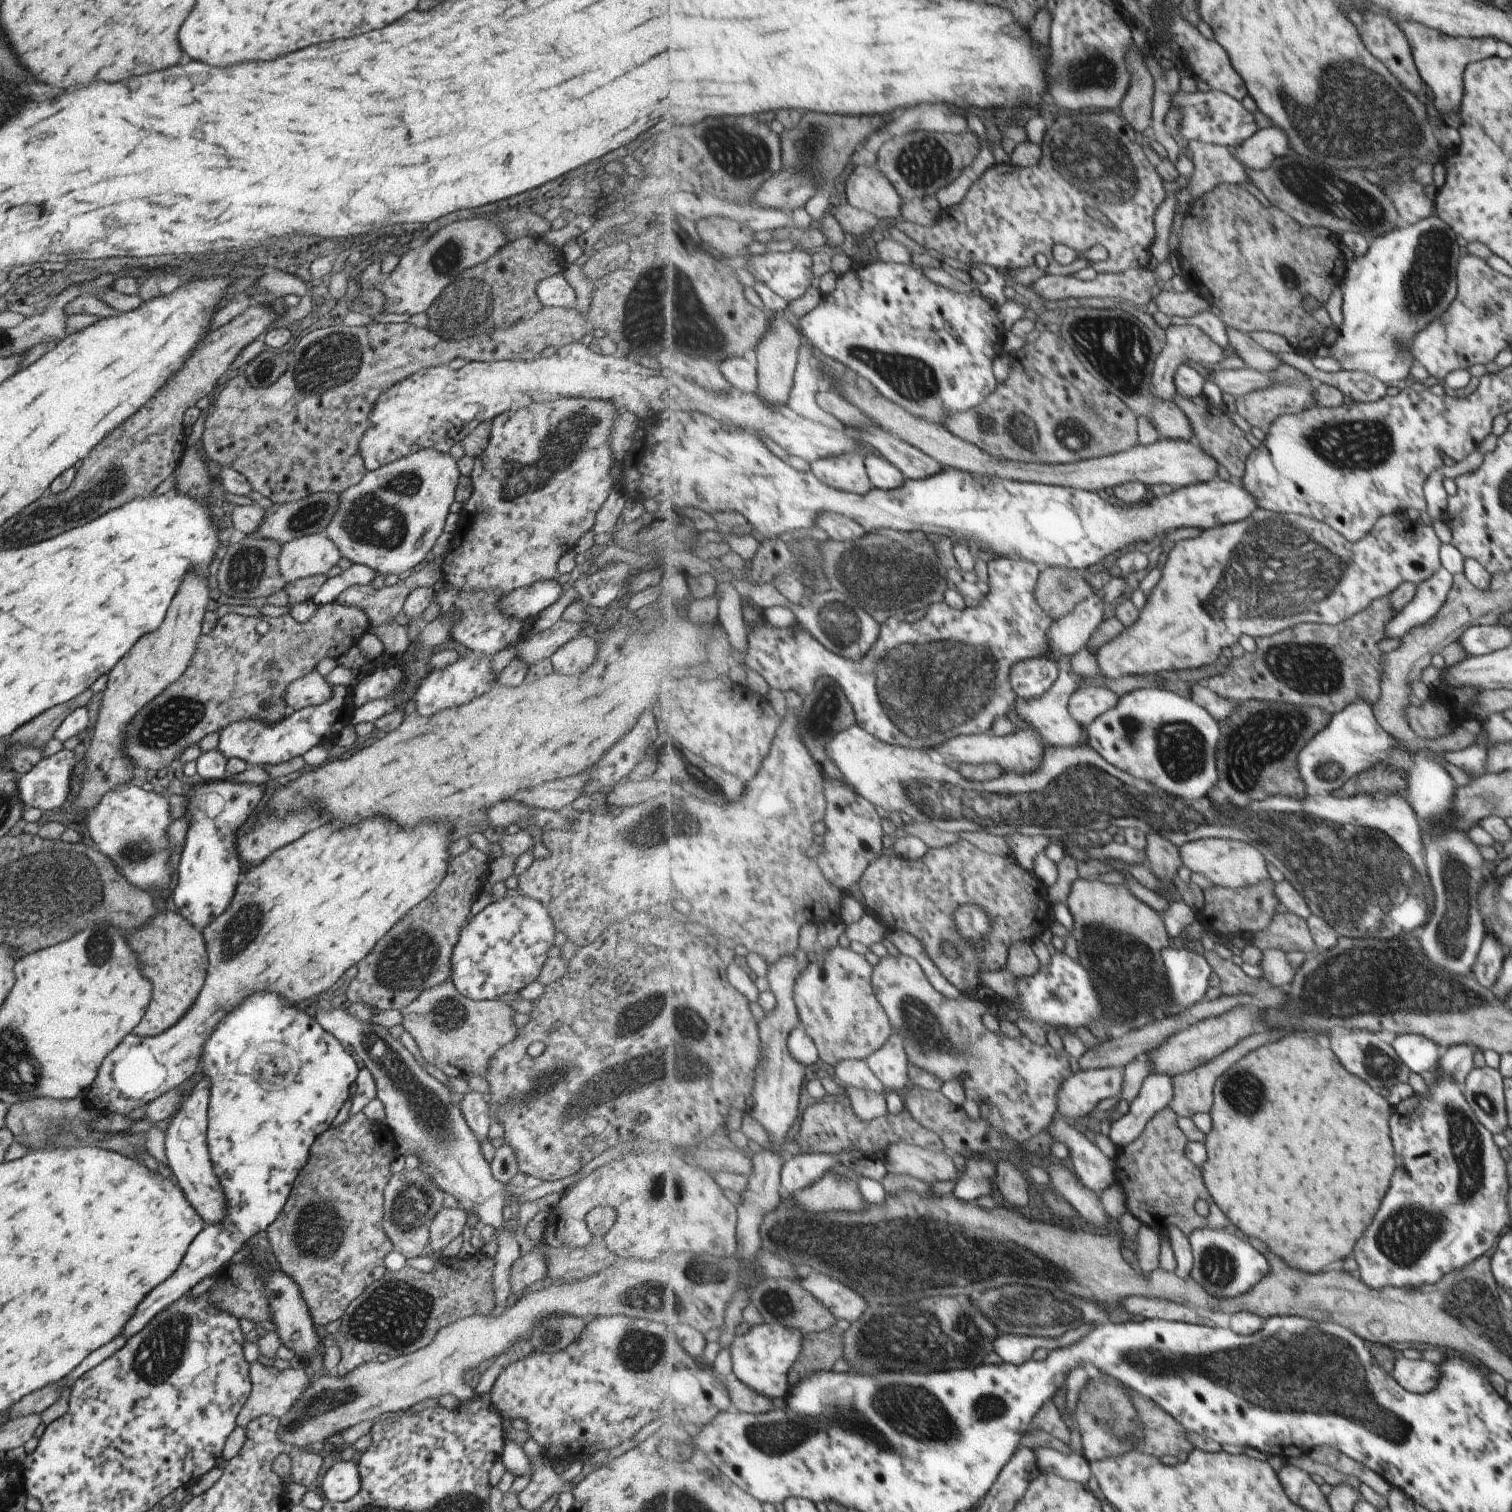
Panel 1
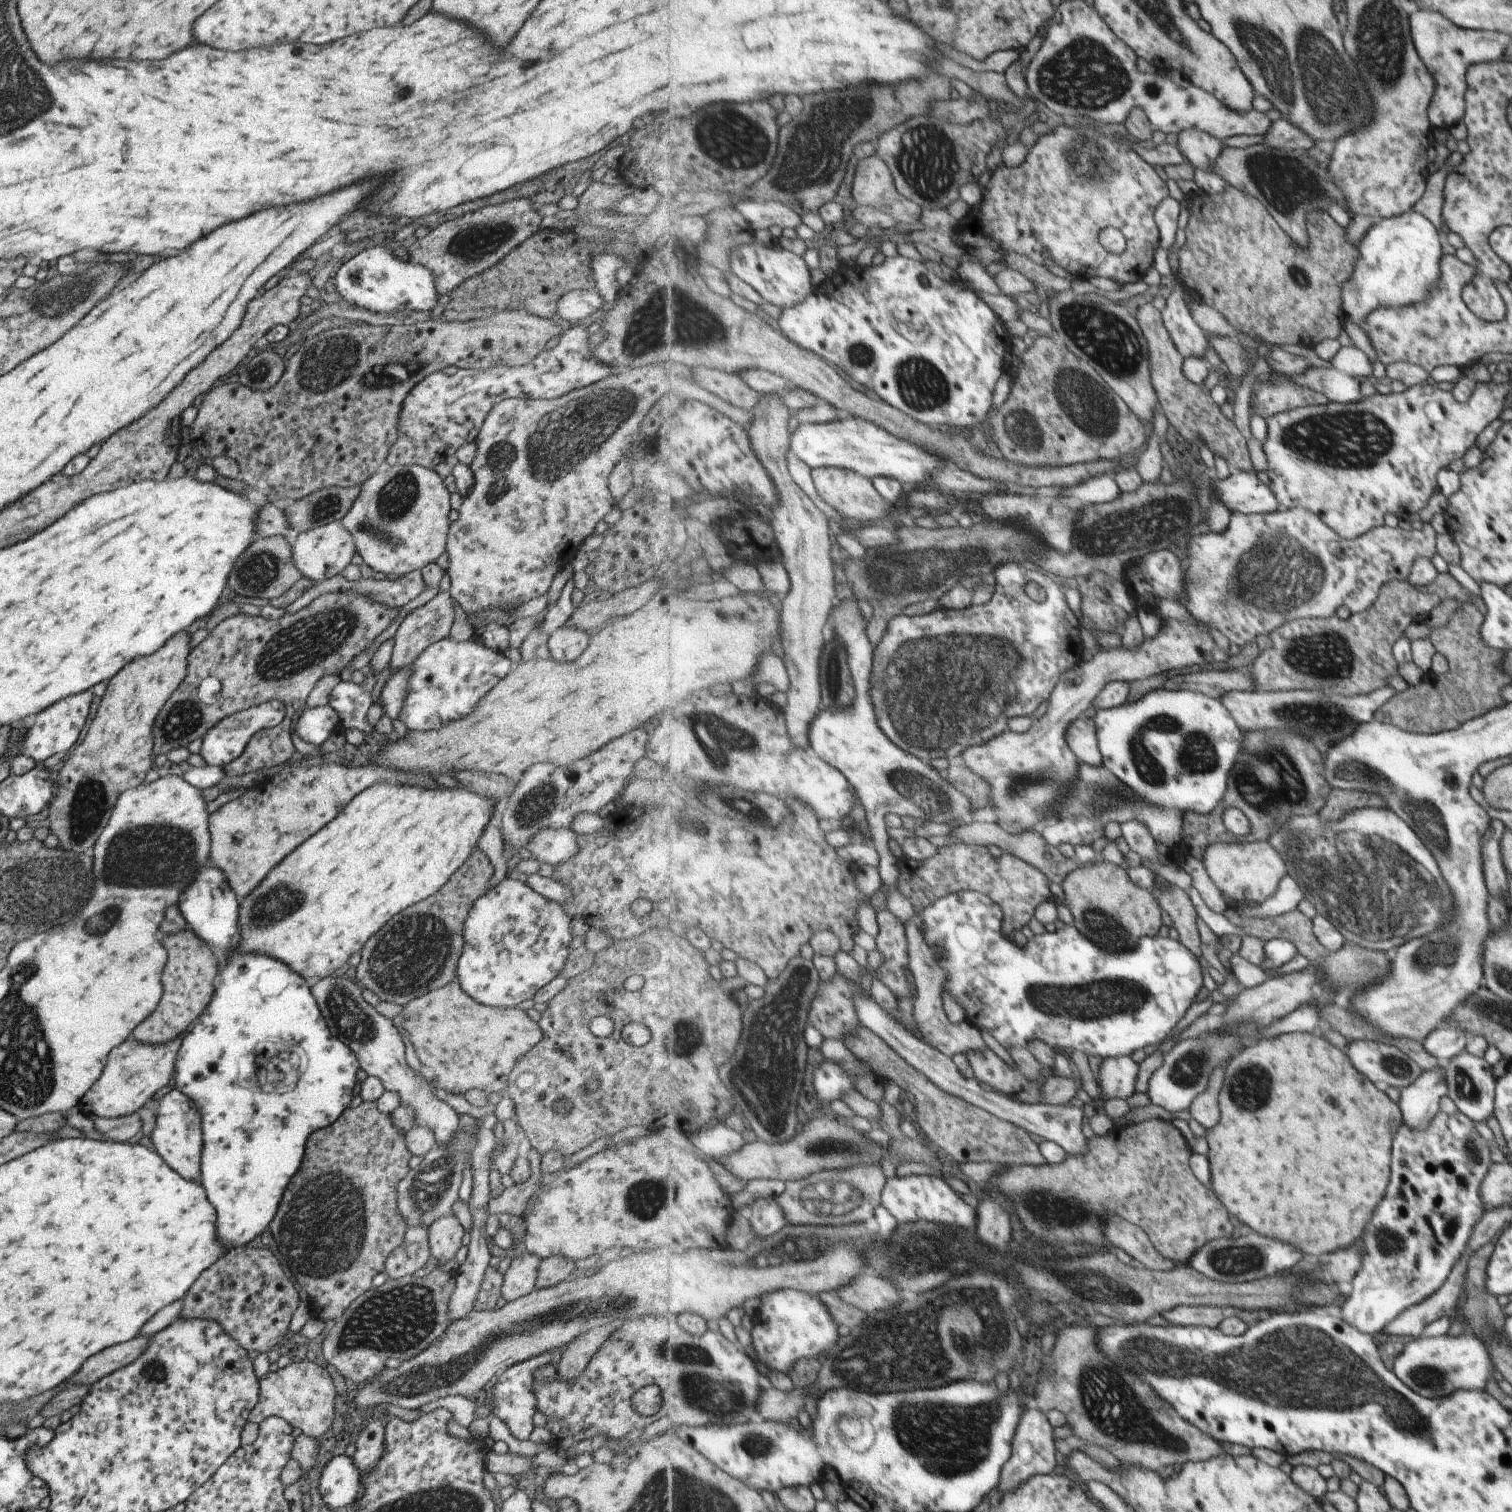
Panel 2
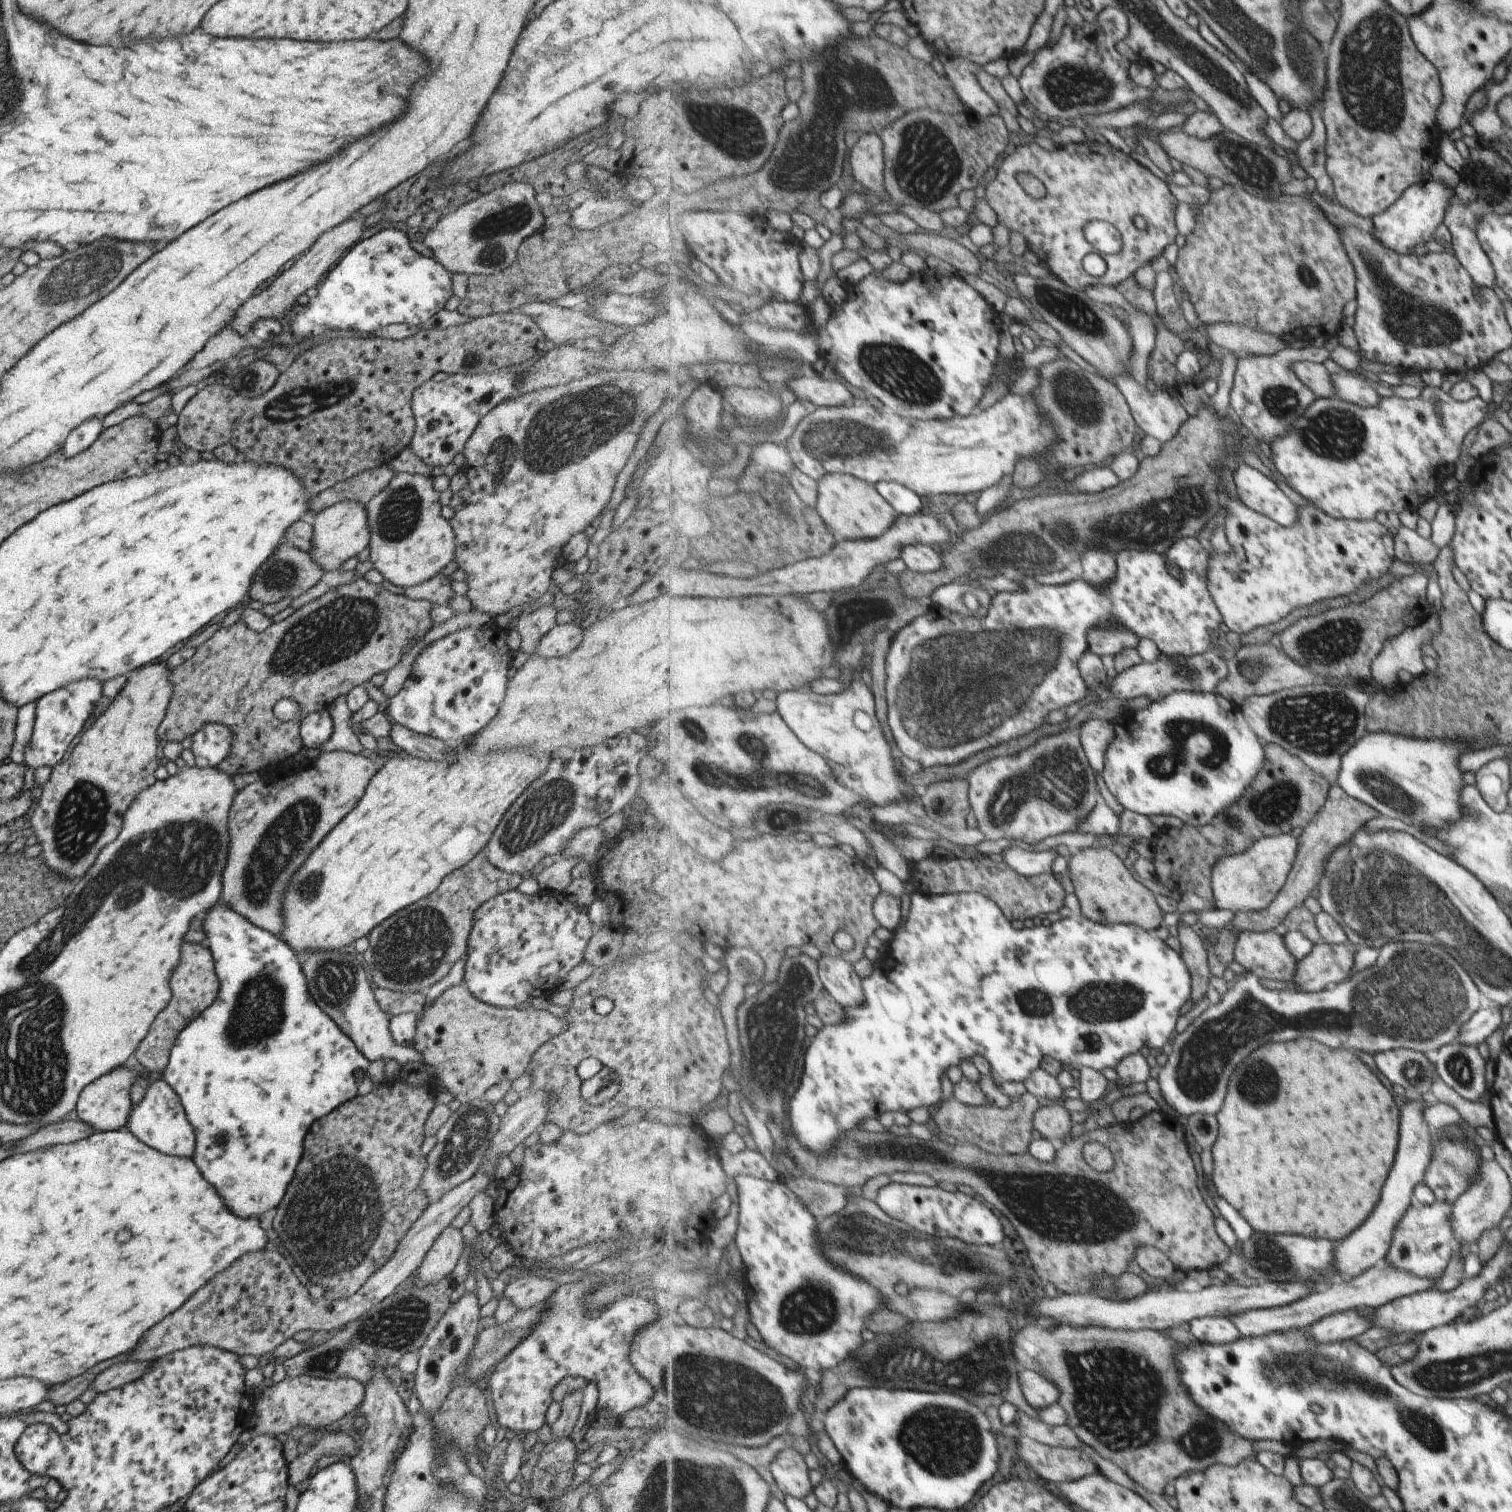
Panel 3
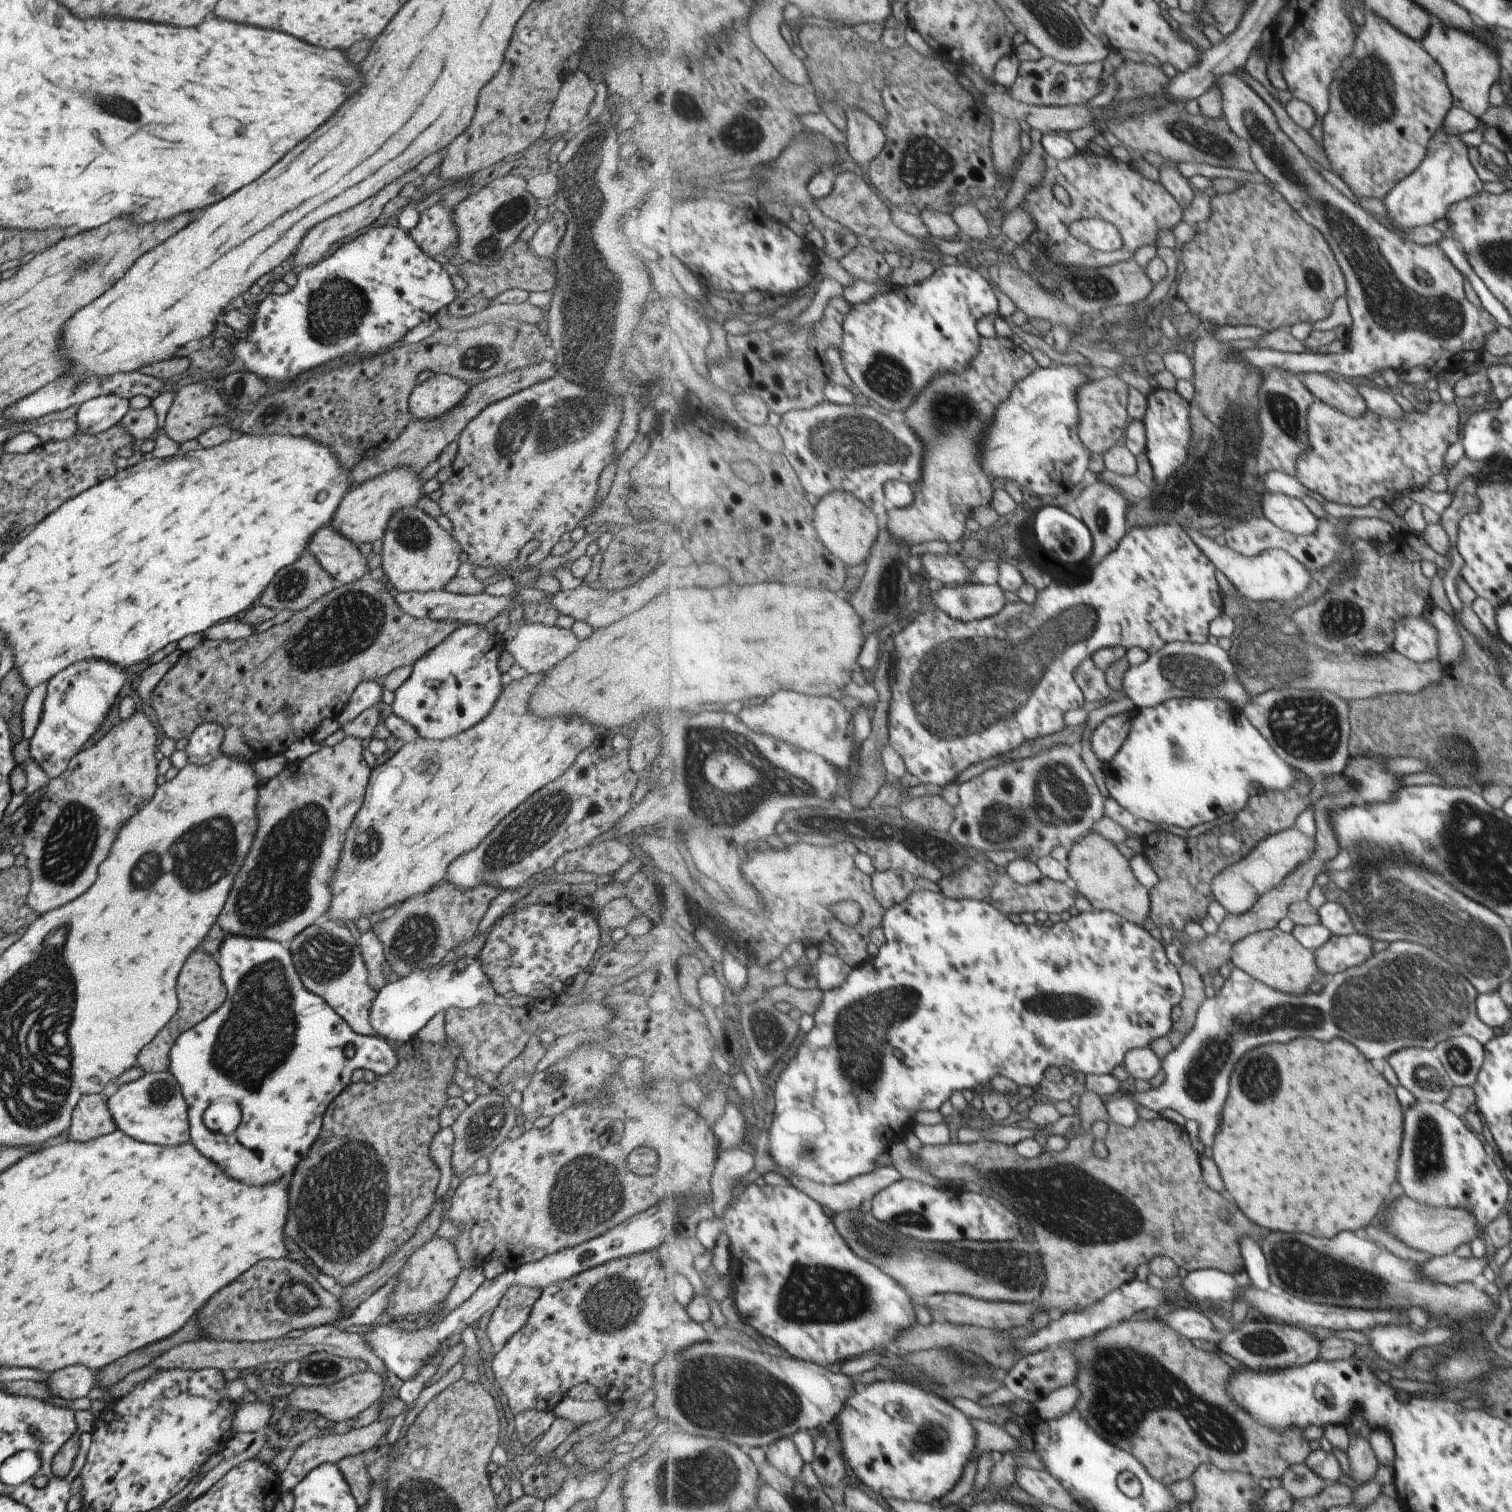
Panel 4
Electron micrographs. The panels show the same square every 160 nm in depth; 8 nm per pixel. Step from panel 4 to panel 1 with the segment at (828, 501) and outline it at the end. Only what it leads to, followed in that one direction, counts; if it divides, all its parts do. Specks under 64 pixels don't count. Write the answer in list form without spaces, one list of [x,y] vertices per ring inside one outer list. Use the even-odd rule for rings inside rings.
[[[860,453],[818,459],[810,465],[822,482],[837,489],[865,495],[875,487],[867,459]]]

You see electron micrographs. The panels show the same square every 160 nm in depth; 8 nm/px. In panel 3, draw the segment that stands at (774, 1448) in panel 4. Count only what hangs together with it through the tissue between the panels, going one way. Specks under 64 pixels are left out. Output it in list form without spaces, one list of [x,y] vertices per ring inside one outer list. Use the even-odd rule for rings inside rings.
[[[794,1449],[780,1451],[772,1463],[771,1470],[786,1496],[792,1495],[804,1499],[816,1490],[812,1486],[806,1458]]]

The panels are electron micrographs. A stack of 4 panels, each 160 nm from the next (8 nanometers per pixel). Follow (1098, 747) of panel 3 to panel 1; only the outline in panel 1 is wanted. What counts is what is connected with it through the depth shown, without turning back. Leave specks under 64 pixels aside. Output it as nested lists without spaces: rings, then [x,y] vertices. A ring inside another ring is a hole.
[[[1066,656],[1066,658],[1059,661],[1060,679],[1050,692],[1046,692],[1046,696],[1032,698],[1032,700],[1022,698],[1022,700],[1018,700],[1016,711],[1022,720],[1025,720],[1031,727],[1044,735],[1050,745],[1070,746],[1070,748],[1074,748],[1074,746],[1092,746],[1087,729],[1078,724],[1078,720],[1072,717],[1068,708],[1069,695],[1075,691],[1078,685],[1074,672],[1072,672],[1072,659],[1072,657]]]

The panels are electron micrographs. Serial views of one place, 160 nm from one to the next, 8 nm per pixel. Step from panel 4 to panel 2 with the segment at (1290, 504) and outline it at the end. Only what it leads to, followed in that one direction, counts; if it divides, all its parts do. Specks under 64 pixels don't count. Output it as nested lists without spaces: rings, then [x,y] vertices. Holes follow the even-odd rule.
[[[1255,470],[1232,472],[1229,477],[1214,481],[1211,488],[1232,513],[1251,515],[1252,513],[1271,513],[1279,510],[1280,503],[1277,495],[1274,494],[1270,485],[1263,482]]]

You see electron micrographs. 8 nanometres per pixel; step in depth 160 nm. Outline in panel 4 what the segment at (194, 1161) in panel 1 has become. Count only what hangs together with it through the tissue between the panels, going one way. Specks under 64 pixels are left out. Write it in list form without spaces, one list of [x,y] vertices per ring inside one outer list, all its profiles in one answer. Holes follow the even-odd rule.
[[[146,1071],[138,1080],[112,1086],[107,1103],[116,1128],[134,1140],[159,1146],[178,1146],[191,1141],[186,1102],[172,1072]]]

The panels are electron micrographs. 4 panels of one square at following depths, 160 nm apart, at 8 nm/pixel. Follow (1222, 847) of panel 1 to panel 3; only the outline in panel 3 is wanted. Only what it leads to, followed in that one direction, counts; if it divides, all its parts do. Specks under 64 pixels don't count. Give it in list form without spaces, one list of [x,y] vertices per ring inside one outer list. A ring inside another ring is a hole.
[[[1284,833],[1280,836],[1264,837],[1244,852],[1225,856],[1214,871],[1215,899],[1219,908],[1238,912],[1270,908],[1289,881],[1300,849],[1300,839],[1291,833]]]

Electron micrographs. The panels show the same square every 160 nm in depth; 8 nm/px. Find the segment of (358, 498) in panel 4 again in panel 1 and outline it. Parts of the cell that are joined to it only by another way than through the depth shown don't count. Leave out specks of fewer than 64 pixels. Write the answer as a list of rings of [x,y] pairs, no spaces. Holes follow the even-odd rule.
[[[310,534],[281,546],[278,570],[286,583],[312,576],[326,576],[341,558],[340,548],[328,536]]]

